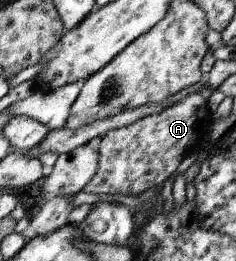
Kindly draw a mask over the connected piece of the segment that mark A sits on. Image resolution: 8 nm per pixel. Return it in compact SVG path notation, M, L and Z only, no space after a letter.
M196 92L180 99L157 115L150 115L102 136L99 170L83 191L88 194L123 194L138 196L165 182L180 166L184 156L202 148L202 138L209 132L208 102Z

